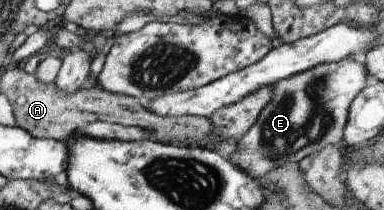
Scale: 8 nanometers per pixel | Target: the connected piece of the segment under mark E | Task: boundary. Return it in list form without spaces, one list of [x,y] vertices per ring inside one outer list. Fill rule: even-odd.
[[[347,57],[338,62],[316,65],[278,81],[273,99],[236,143],[229,161],[254,180],[262,182],[263,177],[275,168],[297,164],[310,153],[328,145],[338,146],[344,137],[351,102],[365,87],[368,77],[361,58]]]

